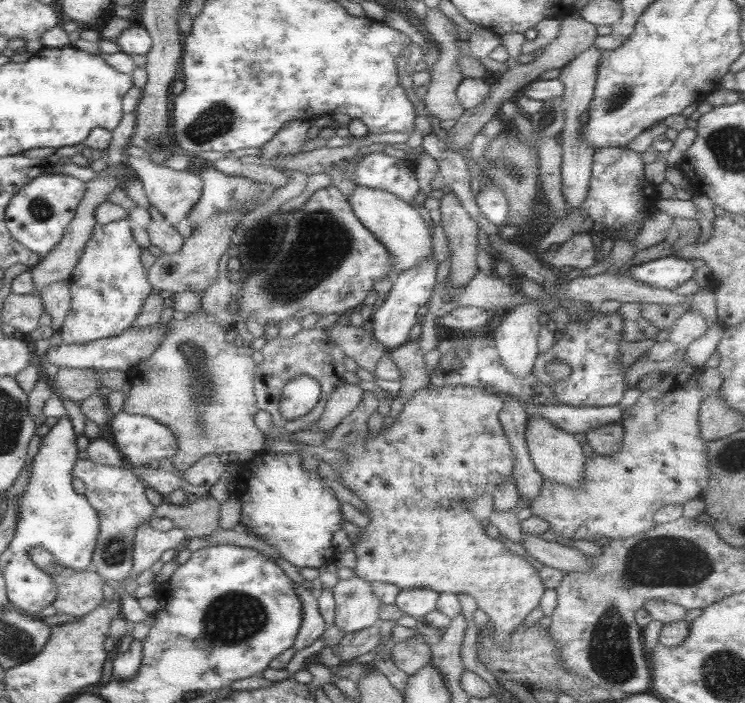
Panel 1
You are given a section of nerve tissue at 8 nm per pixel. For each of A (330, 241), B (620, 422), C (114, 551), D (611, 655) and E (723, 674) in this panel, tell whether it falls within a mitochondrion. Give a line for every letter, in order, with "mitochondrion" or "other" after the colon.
A: mitochondrion
B: other
C: mitochondrion
D: mitochondrion
E: mitochondrion

